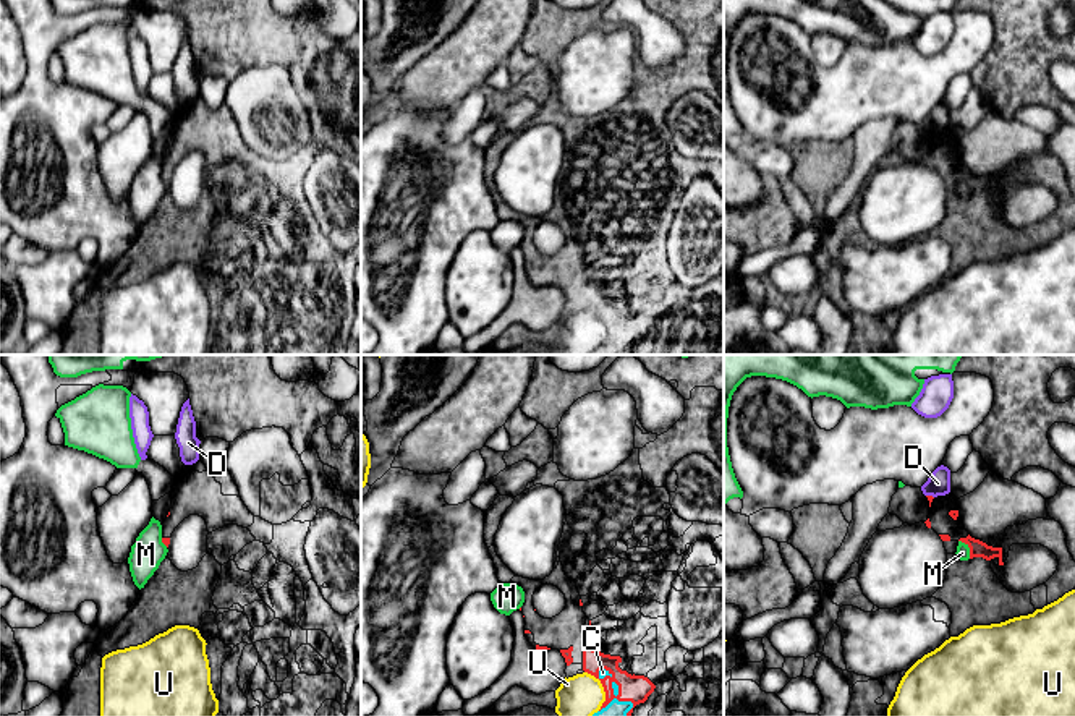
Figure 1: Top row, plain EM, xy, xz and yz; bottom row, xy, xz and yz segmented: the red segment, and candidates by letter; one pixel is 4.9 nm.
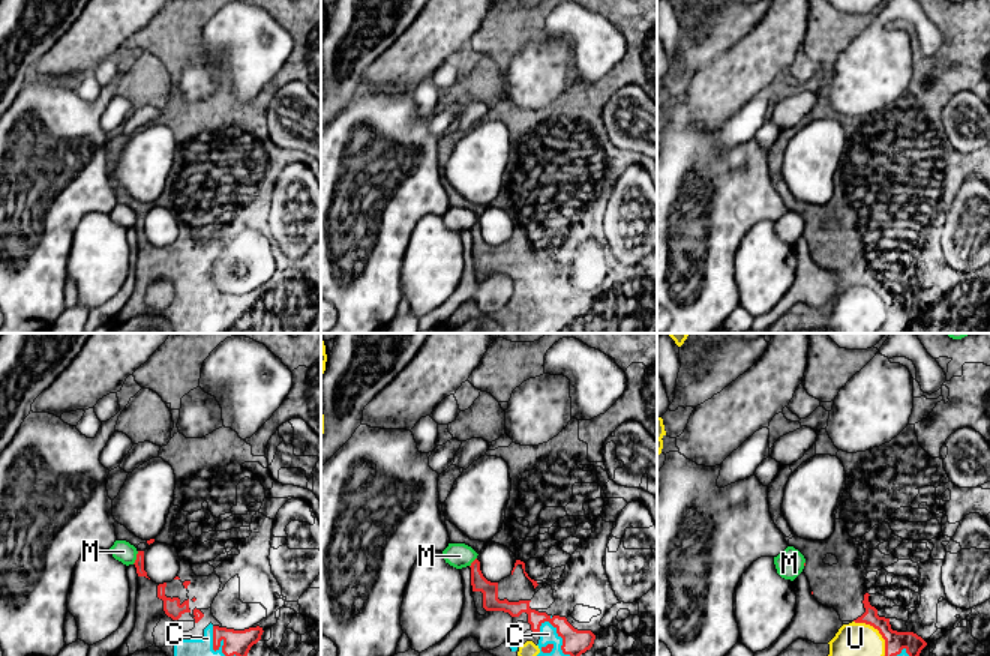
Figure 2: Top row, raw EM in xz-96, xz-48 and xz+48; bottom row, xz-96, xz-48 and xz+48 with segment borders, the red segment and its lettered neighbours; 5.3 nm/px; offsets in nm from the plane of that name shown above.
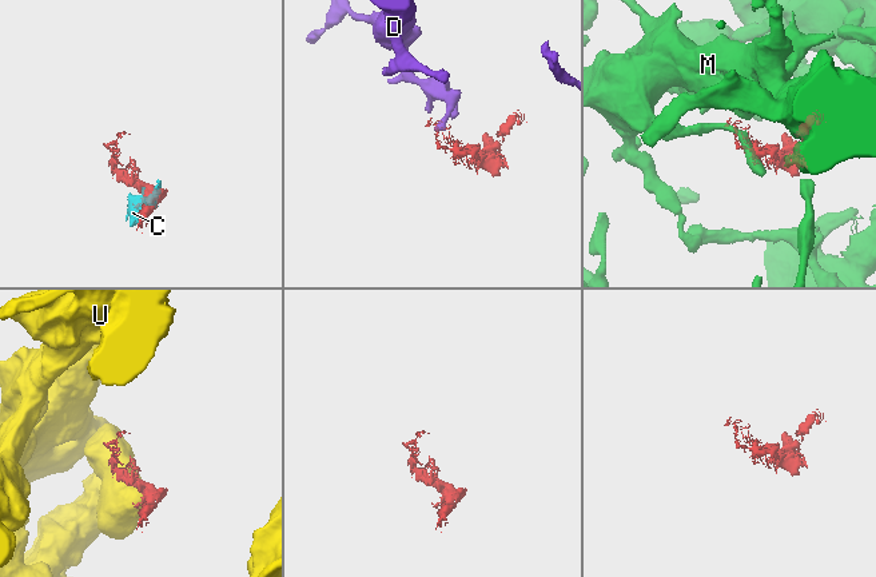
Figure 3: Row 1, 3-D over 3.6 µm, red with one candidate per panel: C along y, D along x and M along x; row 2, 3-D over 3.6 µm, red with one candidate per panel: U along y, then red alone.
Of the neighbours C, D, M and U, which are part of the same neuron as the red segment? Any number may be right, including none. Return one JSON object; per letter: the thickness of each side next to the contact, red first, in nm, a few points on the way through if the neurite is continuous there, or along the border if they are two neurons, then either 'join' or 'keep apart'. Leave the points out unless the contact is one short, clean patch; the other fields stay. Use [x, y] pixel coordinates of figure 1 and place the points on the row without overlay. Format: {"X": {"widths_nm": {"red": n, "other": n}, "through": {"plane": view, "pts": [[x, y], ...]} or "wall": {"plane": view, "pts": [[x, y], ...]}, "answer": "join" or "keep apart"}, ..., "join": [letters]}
{"C": {"widths_nm": {"red": 140, "other": 130}, "answer": "join"}, "D": {"widths_nm": {"red": 30, "other": 110}, "wall": {"plane": "yz", "pts": [[926, 132], [933, 135]]}, "answer": "keep apart"}, "M": {"widths_nm": {"red": 80, "other": 70}, "wall": {"plane": "yz", "pts": [[959, 177], [968, 185], [970, 195]]}, "answer": "keep apart"}, "U": {"widths_nm": {"red": 140, "other": 220}, "wall": {"plane": "xz", "pts": [[585, 308], [593, 311], [603, 324], [604, 339], [599, 347]]}, "answer": "keep apart"}, "join": ["C"]}

